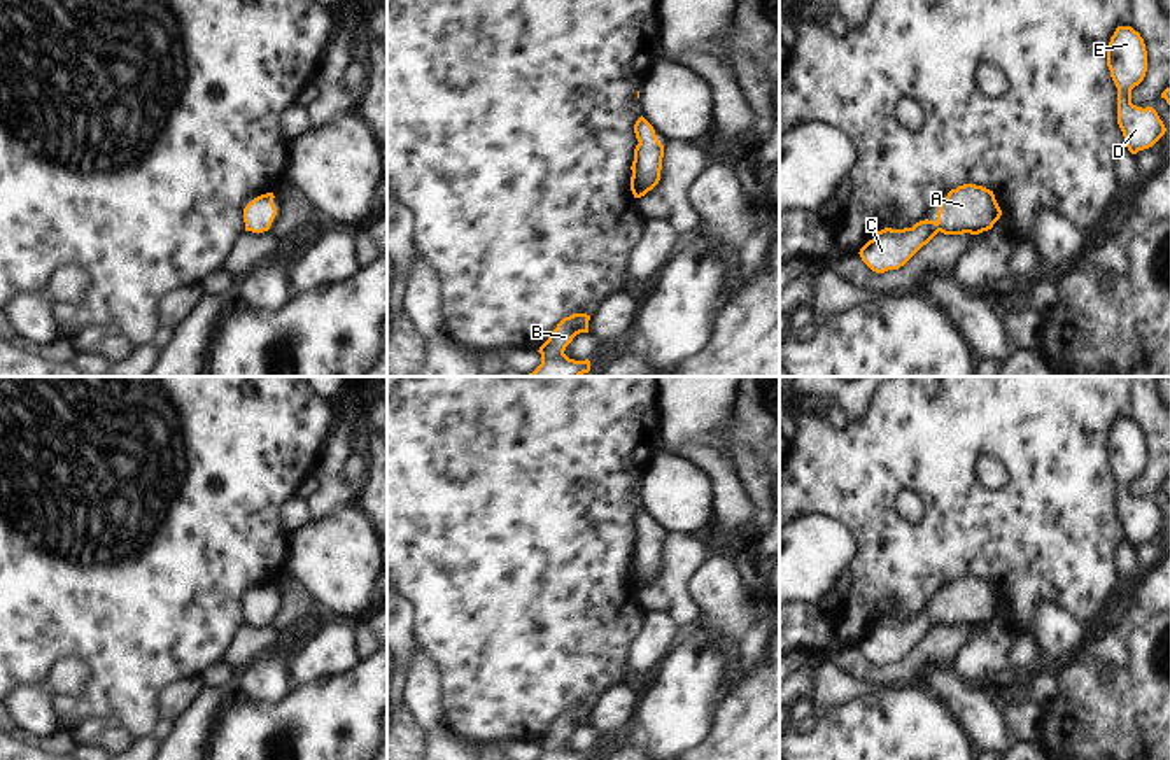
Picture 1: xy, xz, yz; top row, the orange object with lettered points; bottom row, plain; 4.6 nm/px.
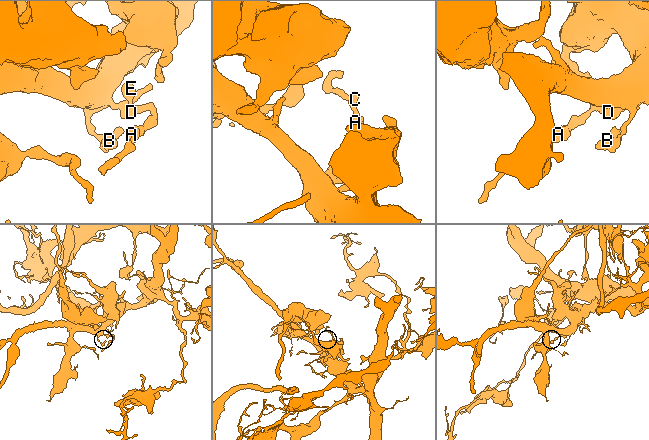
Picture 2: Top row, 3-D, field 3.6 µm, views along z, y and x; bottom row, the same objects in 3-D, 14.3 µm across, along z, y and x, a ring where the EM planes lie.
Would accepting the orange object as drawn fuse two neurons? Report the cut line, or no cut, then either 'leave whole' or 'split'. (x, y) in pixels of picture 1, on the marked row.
no cut | leave whole

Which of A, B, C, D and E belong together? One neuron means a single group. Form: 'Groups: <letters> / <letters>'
Groups: A B C D E.

